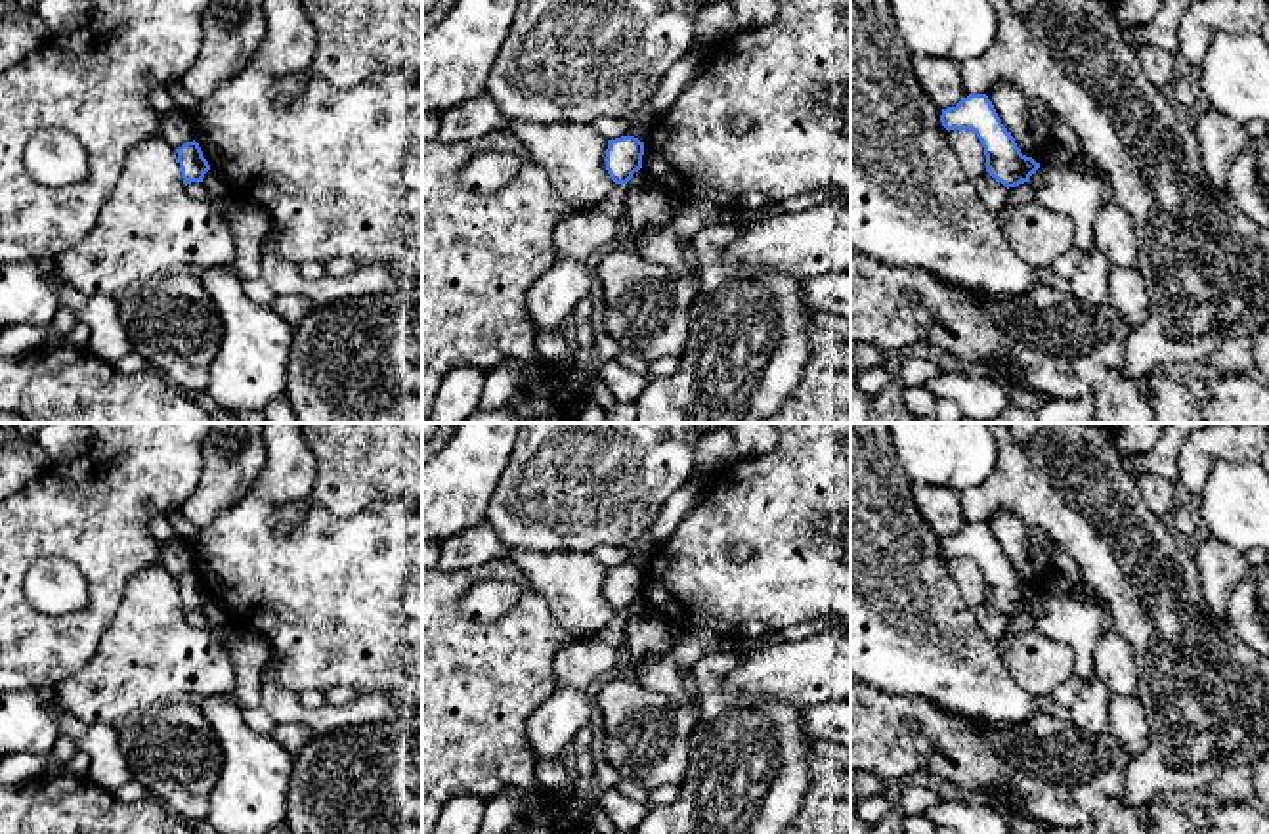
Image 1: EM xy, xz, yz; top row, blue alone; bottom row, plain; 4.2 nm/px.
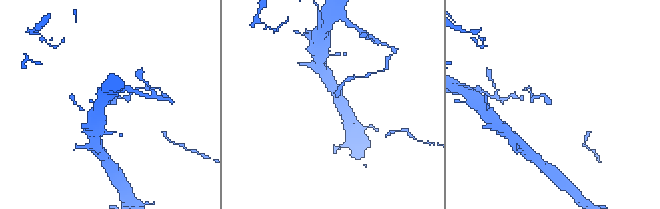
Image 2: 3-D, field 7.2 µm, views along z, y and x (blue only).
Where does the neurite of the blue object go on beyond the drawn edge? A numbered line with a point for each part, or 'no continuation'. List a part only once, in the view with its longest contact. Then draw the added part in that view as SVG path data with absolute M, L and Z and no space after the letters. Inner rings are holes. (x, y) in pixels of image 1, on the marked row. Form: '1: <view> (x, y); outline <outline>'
no continuation

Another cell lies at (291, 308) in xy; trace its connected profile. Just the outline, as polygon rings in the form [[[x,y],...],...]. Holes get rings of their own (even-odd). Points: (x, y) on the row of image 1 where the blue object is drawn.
[[[277,295],[271,310],[290,327],[296,327],[313,308],[313,302],[302,295]]]

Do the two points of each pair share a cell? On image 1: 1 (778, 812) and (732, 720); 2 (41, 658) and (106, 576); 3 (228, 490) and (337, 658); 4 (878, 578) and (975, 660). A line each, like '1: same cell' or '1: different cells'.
1: same cell
2: same cell
3: different cells
4: same cell

